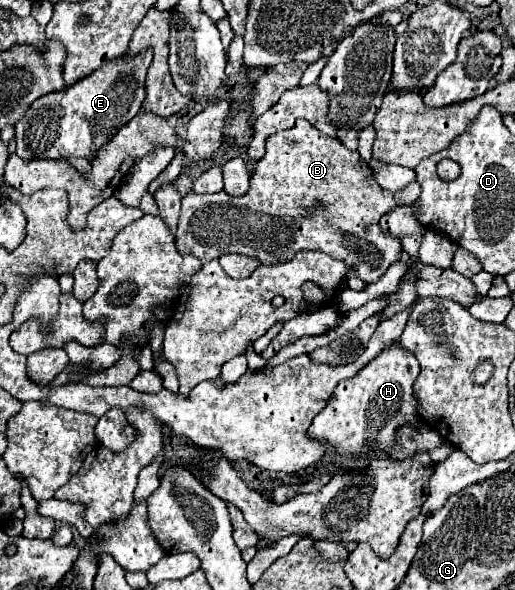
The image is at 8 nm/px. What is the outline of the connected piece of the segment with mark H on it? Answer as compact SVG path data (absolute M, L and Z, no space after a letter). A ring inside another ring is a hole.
M399 343L385 347L375 359L371 359L355 377L343 379L335 391L335 401L327 401L327 407L317 413L309 427L309 435L325 439L331 447L345 455L365 455L375 445L379 451L389 449L395 443L395 433L401 425L419 425L417 401L413 399L413 383L419 375L419 363L415 355L403 349Z

